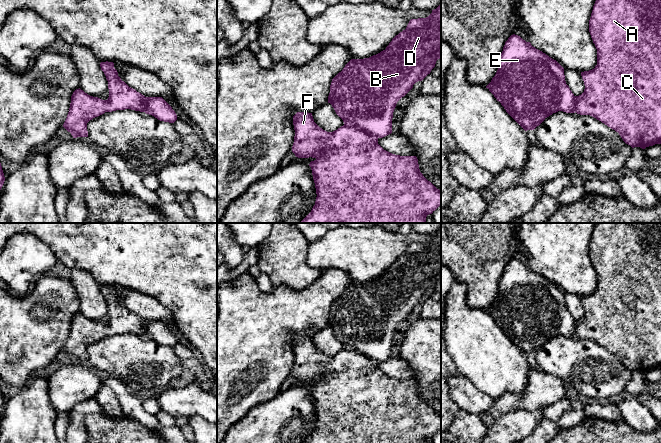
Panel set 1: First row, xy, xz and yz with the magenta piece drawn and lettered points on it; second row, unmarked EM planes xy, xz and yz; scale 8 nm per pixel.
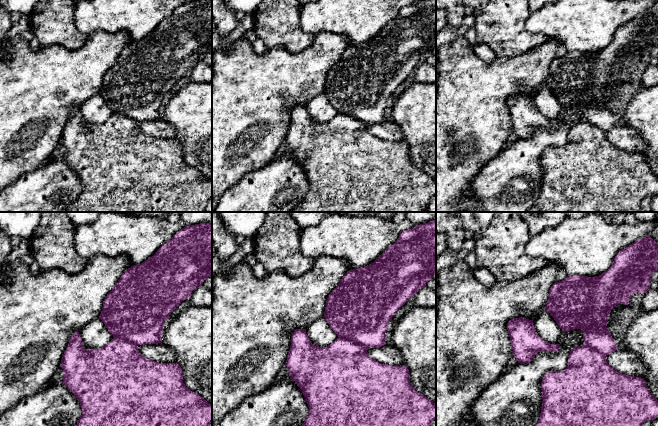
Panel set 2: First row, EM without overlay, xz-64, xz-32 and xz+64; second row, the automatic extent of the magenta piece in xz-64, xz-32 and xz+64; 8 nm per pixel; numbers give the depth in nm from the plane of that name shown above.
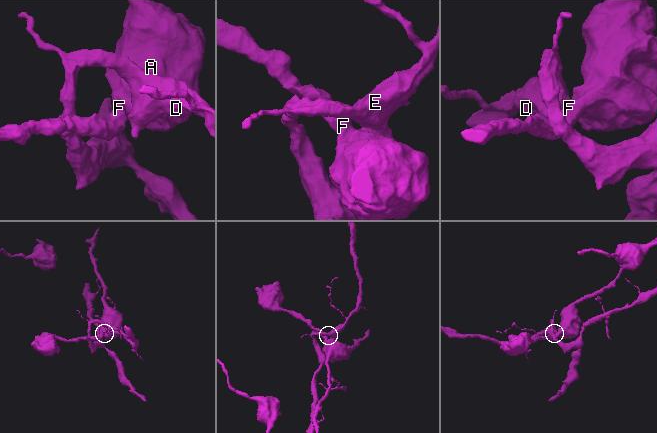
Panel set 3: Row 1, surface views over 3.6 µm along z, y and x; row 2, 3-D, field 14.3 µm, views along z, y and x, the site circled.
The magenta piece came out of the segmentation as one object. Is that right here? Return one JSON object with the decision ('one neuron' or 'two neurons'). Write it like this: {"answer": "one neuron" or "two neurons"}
{"answer": "two neurons"}

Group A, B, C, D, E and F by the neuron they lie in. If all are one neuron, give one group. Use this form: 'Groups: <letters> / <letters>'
Groups: A C F / B D E

